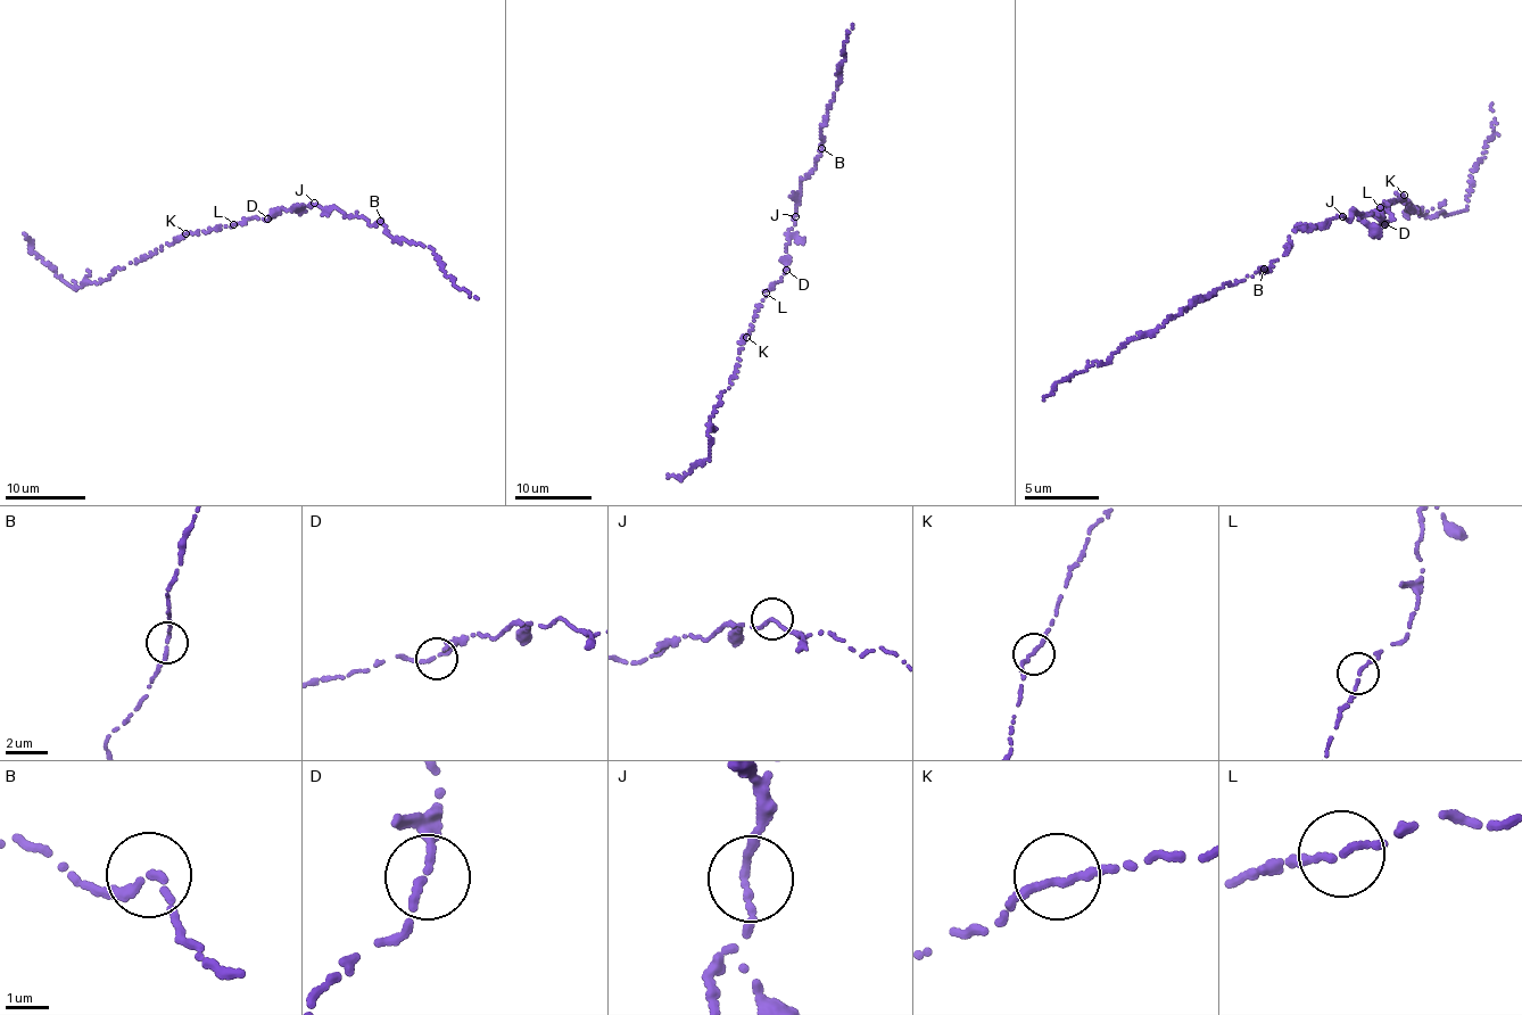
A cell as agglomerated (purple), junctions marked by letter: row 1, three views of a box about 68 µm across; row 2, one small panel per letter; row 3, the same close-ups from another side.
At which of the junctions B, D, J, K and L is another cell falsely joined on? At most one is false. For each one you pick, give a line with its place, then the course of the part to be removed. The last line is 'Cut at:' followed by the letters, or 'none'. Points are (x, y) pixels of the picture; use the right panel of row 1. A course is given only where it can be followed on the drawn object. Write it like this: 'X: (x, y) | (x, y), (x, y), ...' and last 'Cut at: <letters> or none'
Cut at: none

